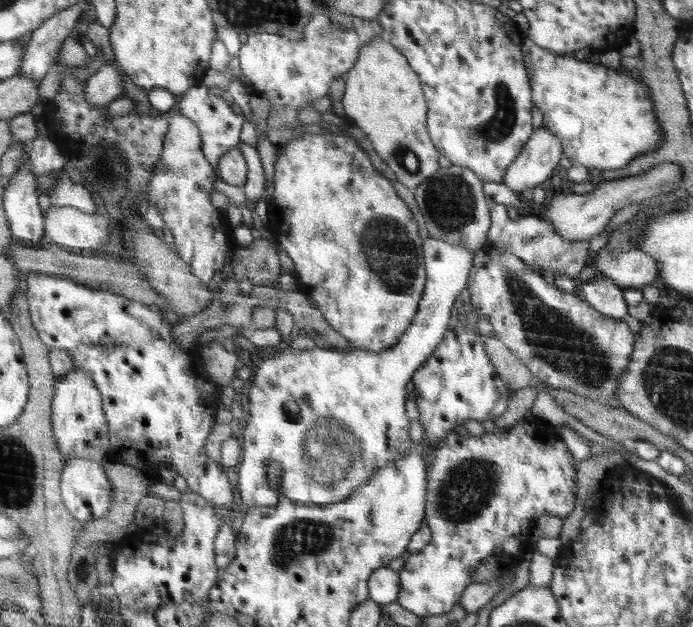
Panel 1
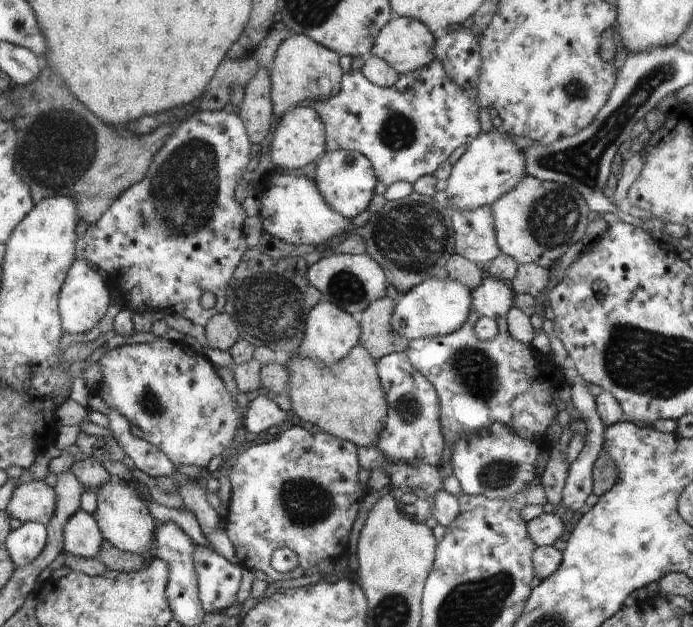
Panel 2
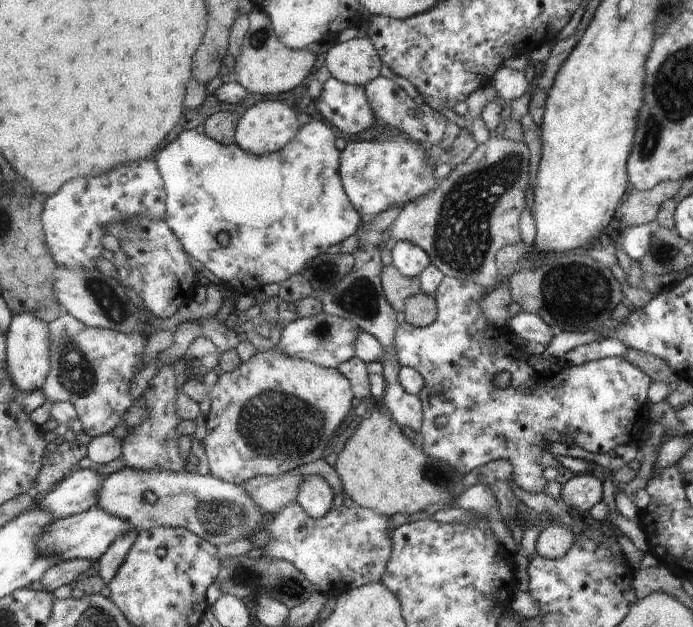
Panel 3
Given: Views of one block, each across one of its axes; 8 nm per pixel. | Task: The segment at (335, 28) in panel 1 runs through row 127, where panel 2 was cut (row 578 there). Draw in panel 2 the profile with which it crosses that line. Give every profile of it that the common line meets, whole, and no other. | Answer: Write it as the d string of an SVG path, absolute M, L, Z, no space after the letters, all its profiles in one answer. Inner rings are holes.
M297 420L289 423L282 432L268 442L240 449L228 465L232 497L224 517L224 530L234 546L240 565L248 570L262 570L268 582L292 580L301 577L310 566L328 558L336 561L347 556L350 528L364 500L364 486L358 482L360 465L356 446L348 440L340 440L326 431L307 431ZM278 548L289 548L297 556L297 564L288 574L280 574L272 568L270 556Z

